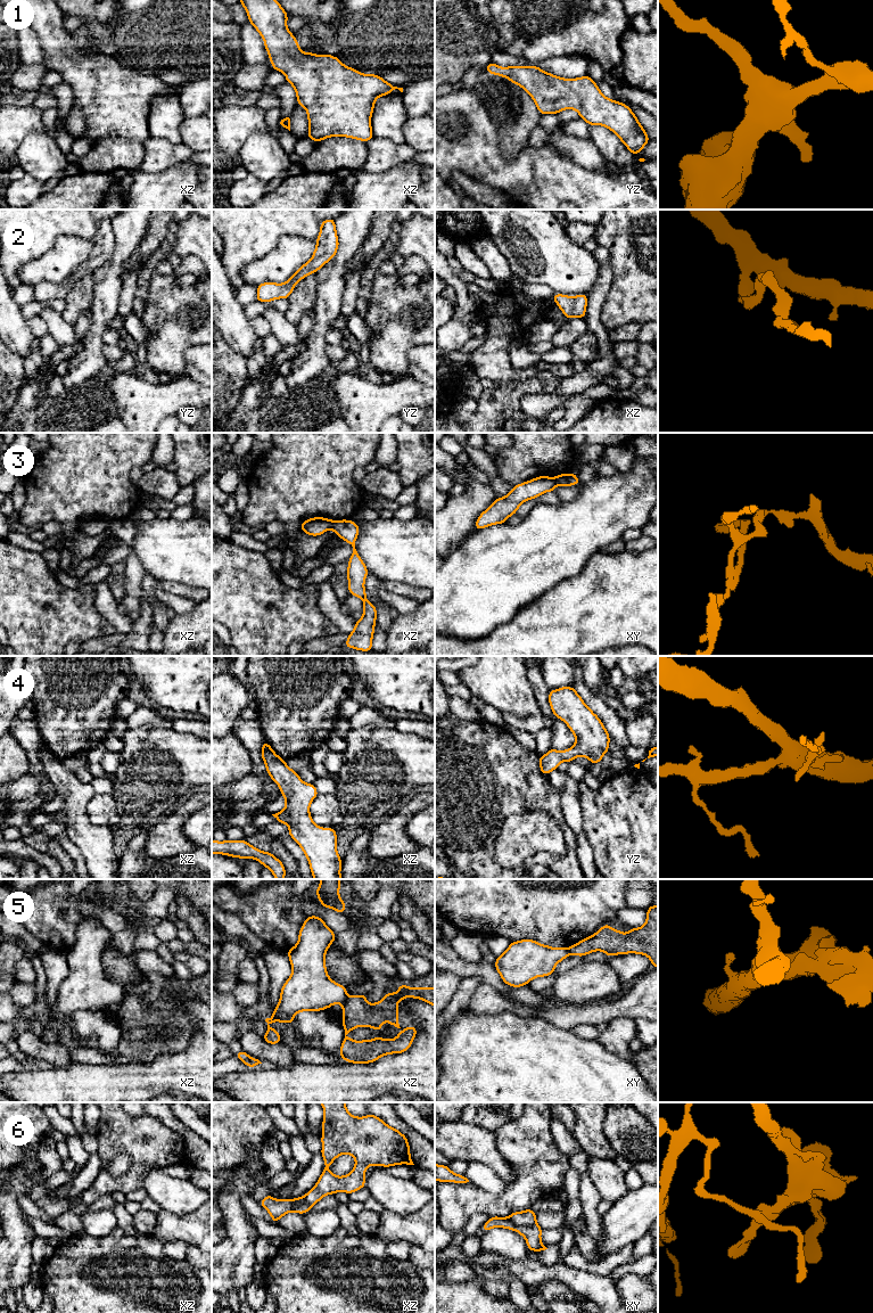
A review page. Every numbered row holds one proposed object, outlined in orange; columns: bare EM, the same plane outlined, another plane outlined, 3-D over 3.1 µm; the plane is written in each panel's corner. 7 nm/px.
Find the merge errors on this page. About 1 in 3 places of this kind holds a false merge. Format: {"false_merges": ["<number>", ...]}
{"false_merges": ["3", "5", "6"]}

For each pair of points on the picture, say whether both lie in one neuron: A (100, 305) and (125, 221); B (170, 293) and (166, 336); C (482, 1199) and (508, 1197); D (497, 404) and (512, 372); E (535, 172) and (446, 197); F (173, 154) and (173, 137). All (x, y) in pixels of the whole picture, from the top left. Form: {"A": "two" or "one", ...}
{"A": "one", "B": "one", "C": "one", "D": "two", "E": "two", "F": "two"}

